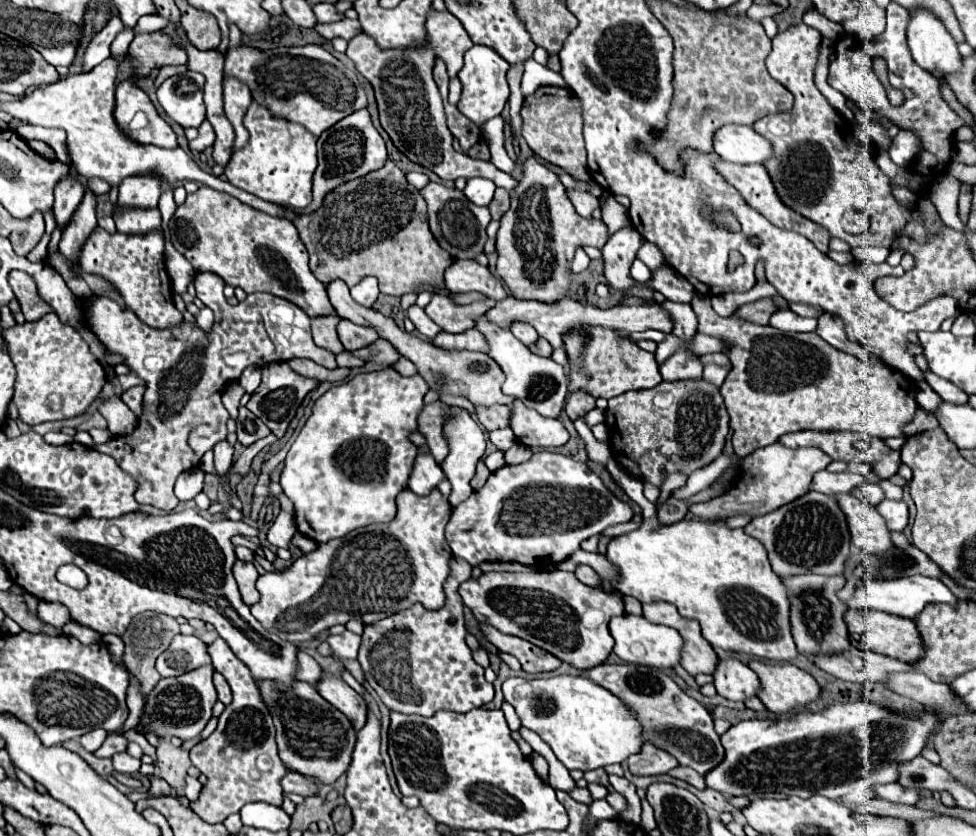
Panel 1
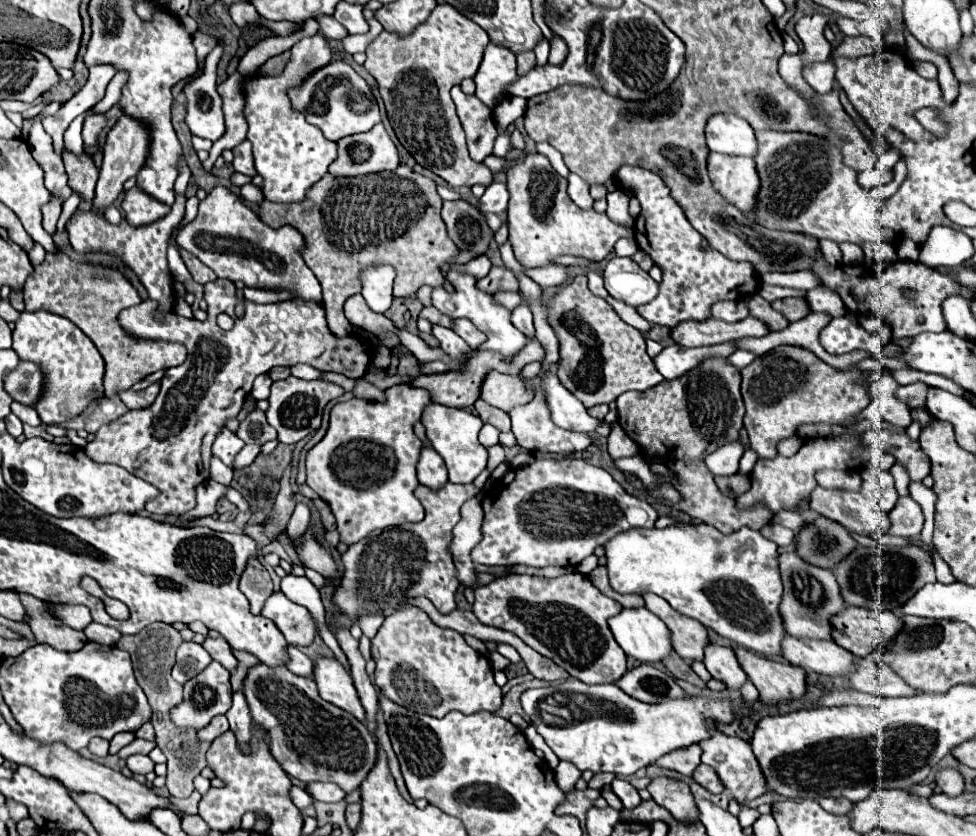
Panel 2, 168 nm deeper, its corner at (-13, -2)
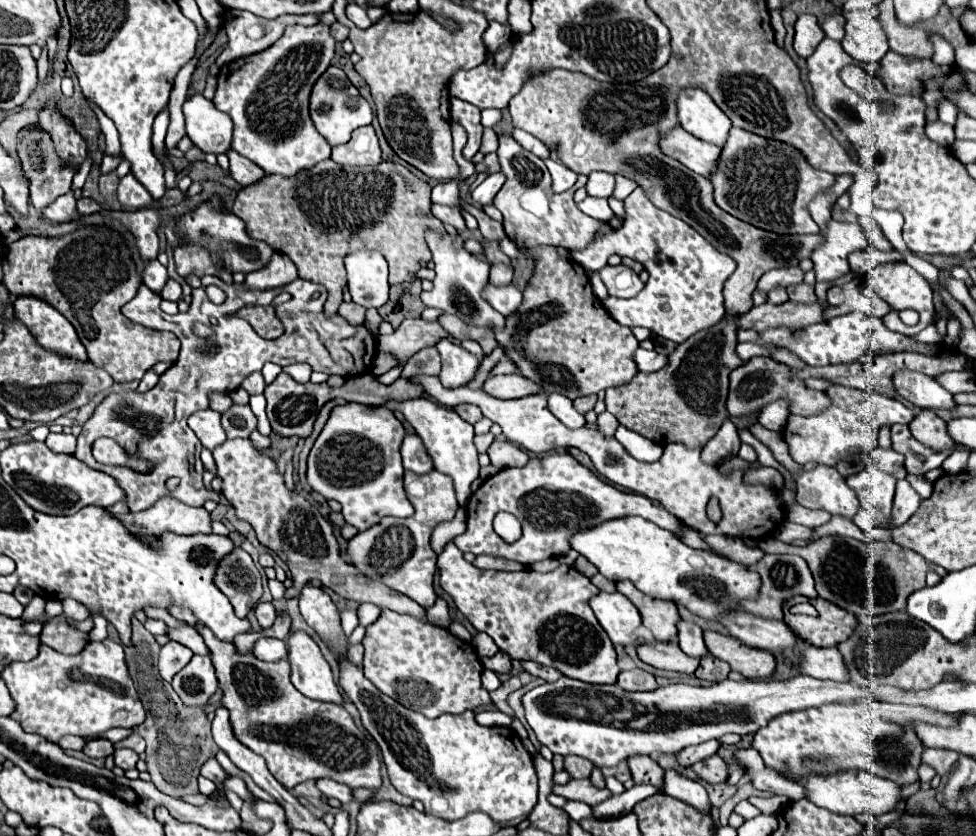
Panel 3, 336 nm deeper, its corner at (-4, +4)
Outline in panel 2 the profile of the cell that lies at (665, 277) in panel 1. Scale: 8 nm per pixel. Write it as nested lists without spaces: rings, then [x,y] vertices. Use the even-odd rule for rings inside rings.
[[[614,256],[606,264],[602,278],[610,296],[634,308],[648,304],[658,294],[658,284],[632,258]]]

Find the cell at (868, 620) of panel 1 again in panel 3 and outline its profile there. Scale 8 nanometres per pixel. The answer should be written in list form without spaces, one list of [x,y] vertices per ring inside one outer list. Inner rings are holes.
[[[797,596],[785,602],[785,622],[789,622],[789,626],[793,626],[793,630],[797,630],[797,634],[801,634],[801,638],[805,638],[813,646],[837,646],[855,632],[859,618],[835,606],[833,602],[825,602],[823,598],[807,600]],[[799,602],[811,602],[817,608],[819,616],[811,618],[811,616],[791,614],[789,608]]]

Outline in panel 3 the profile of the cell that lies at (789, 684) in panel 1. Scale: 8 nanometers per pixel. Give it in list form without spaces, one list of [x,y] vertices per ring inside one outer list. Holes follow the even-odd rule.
[[[705,632],[705,644],[709,646],[709,652],[715,658],[727,662],[731,670],[743,674],[749,680],[771,678],[777,670],[773,654],[745,646],[733,636],[725,636],[719,632]]]

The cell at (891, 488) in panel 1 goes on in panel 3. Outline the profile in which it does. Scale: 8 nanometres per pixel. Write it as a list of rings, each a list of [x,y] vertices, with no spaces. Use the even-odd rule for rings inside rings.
[[[875,448],[871,452],[871,460],[873,460],[873,464],[879,470],[893,474],[897,480],[901,480],[901,478],[907,476],[907,470],[905,470],[905,464],[903,464],[903,456],[899,452],[895,452],[895,450]]]

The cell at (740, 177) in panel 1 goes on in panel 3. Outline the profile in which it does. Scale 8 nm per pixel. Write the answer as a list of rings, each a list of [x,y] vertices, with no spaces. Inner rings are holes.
[[[675,128],[667,136],[663,136],[661,148],[665,150],[665,154],[681,160],[689,170],[707,178],[715,174],[719,158],[721,158],[719,146],[701,142],[699,138],[685,132],[683,128]]]

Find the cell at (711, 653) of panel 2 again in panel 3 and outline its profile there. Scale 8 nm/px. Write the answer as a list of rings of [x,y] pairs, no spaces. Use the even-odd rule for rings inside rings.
[[[681,620],[677,628],[679,628],[679,646],[681,646],[681,650],[685,654],[689,654],[689,656],[693,656],[697,660],[709,656],[709,650],[707,650],[707,646],[703,642],[703,630],[697,624]]]

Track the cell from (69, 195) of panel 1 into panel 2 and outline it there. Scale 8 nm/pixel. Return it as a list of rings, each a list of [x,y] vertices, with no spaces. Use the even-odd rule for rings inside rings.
[[[70,150],[62,152],[62,160],[68,174],[68,186],[78,192],[84,200],[94,198],[94,186],[98,180],[98,168],[88,154],[72,154]]]

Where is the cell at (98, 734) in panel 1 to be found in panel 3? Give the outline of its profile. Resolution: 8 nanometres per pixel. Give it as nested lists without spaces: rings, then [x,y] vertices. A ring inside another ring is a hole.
[[[65,736],[65,738],[61,738],[61,742],[59,742],[59,746],[61,746],[63,750],[67,750],[67,748],[71,748],[71,750],[81,750],[85,744],[87,744],[87,740],[81,738],[81,736]]]

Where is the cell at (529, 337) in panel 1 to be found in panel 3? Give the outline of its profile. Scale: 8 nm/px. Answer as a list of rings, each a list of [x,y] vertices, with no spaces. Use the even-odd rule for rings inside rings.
[[[511,284],[511,286],[503,286],[503,288],[495,288],[495,286],[487,286],[485,288],[485,296],[489,298],[489,304],[501,312],[503,316],[511,316],[513,312],[519,310],[523,294]]]

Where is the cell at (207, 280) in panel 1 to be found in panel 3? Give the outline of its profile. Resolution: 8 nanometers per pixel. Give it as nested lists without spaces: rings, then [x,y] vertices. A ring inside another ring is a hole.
[[[203,276],[201,278],[201,286],[193,290],[193,302],[189,312],[185,314],[175,314],[169,316],[165,314],[159,304],[161,304],[161,296],[151,292],[145,284],[139,286],[135,298],[131,302],[127,302],[121,312],[125,318],[147,326],[147,328],[155,328],[155,330],[169,330],[173,332],[179,340],[181,340],[181,352],[177,362],[167,368],[161,376],[159,382],[145,394],[139,392],[119,392],[119,394],[109,394],[95,410],[95,414],[83,424],[81,434],[77,436],[77,450],[75,456],[85,462],[87,466],[107,472],[109,476],[117,478],[119,486],[127,492],[127,506],[131,512],[141,512],[147,510],[149,506],[153,506],[157,502],[157,498],[163,496],[173,496],[177,500],[181,500],[183,504],[189,506],[203,506],[205,500],[215,500],[219,502],[219,494],[205,490],[203,486],[203,464],[199,460],[199,438],[193,434],[193,430],[187,426],[187,418],[199,410],[209,408],[209,394],[211,392],[221,392],[221,394],[229,394],[233,390],[237,390],[241,386],[241,382],[255,370],[261,370],[265,362],[273,362],[279,366],[289,366],[295,362],[307,362],[313,370],[325,372],[325,374],[341,374],[341,376],[355,376],[355,374],[363,374],[371,368],[371,360],[375,356],[375,338],[371,338],[367,332],[363,332],[363,328],[355,328],[353,334],[345,334],[345,338],[359,334],[361,330],[361,350],[359,354],[355,354],[355,362],[341,366],[337,362],[333,362],[333,358],[329,356],[327,348],[323,346],[323,342],[319,340],[317,330],[311,324],[309,316],[319,318],[317,314],[321,314],[321,304],[325,302],[325,288],[319,288],[311,282],[305,280],[295,280],[289,286],[281,286],[281,288],[273,288],[273,290],[265,290],[265,292],[257,292],[257,290],[249,290],[243,284],[225,284],[221,278],[217,276]],[[207,284],[217,284],[225,294],[227,300],[223,304],[213,304],[207,294],[205,294],[205,286]],[[287,294],[287,300],[279,302],[279,296]],[[317,294],[317,304],[313,304],[313,310],[307,310],[307,304],[313,296]],[[249,304],[259,304],[259,306],[273,306],[277,318],[281,320],[285,332],[275,338],[275,340],[267,340],[261,338],[247,320],[243,318],[225,318],[229,312],[235,312],[243,306]],[[195,322],[203,322],[205,326],[209,326],[213,330],[213,334],[209,338],[201,338],[193,332]],[[369,360],[369,364],[367,364]],[[107,436],[113,438],[129,456],[135,456],[139,460],[147,460],[153,468],[149,472],[137,472],[133,468],[127,466],[105,466],[95,462],[93,454],[91,454],[91,446],[97,438]],[[169,476],[177,476],[181,482],[179,486],[169,492],[165,488],[165,480]]]

